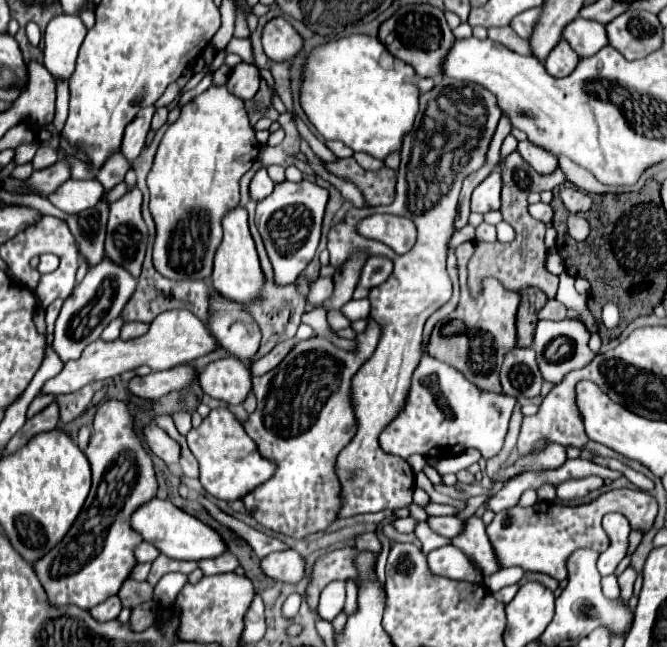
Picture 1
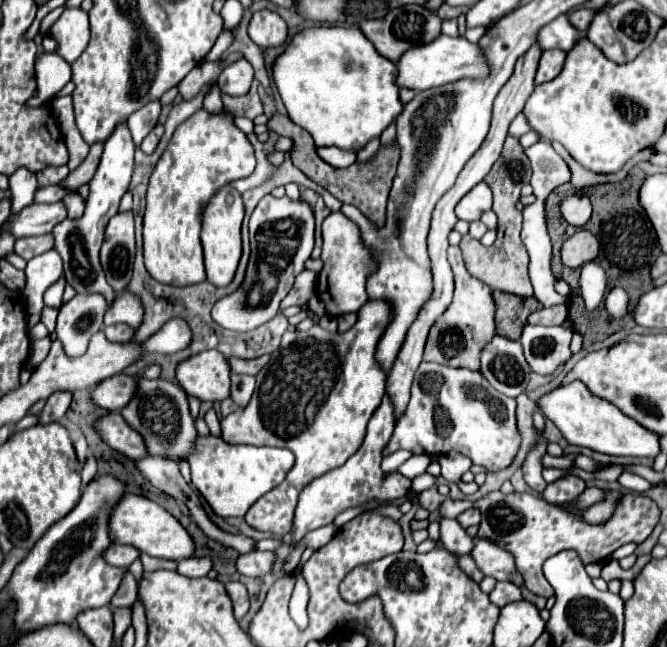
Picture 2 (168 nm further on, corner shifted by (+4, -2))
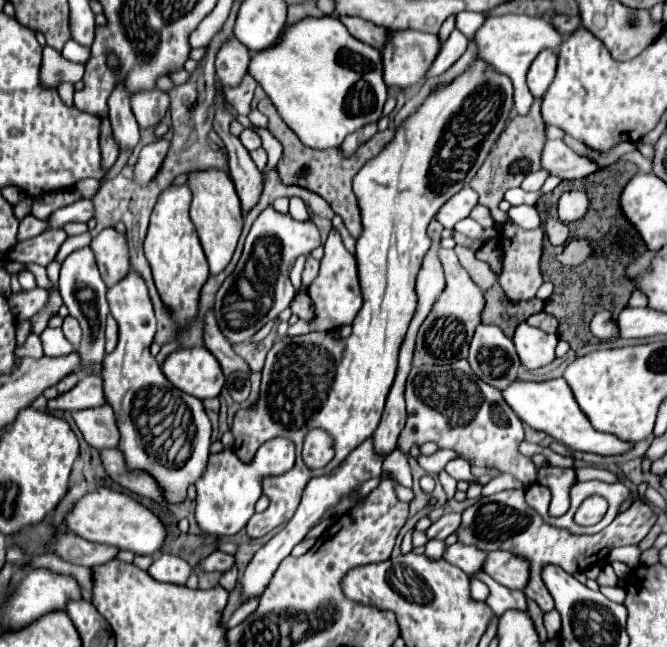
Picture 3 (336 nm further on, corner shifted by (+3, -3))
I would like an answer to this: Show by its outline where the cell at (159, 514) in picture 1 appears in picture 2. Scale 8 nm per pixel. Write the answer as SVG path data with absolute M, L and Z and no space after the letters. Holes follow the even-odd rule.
M125 493L123 499L115 505L113 513L109 515L109 537L113 543L133 545L141 553L147 553L151 557L161 557L161 559L173 559L173 561L189 557L195 551L193 539L169 511L149 501L147 497L133 495L133 493Z

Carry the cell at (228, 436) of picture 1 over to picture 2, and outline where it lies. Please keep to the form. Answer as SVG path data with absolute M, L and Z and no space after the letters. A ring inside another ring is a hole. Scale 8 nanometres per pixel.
M213 435L199 437L197 451L193 453L193 459L189 459L193 477L191 483L211 505L213 513L223 519L243 517L259 497L285 479L293 463L295 455L289 449L269 447L269 451L263 451L261 447L253 445L229 445L221 437Z

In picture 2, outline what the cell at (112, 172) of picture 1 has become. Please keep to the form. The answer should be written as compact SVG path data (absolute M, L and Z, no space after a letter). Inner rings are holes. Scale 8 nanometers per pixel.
M119 123L115 127L115 131L111 133L111 137L105 141L105 151L103 151L99 169L97 169L93 181L89 183L91 195L89 195L89 201L85 207L85 215L77 221L65 219L63 223L59 223L53 229L55 249L63 259L65 281L67 281L67 285L71 285L77 291L77 295L99 293L109 303L113 303L113 299L115 299L115 291L105 281L105 273L103 273L101 263L99 263L99 249L103 243L105 227L107 227L109 219L117 213L119 201L129 187L131 173L133 173L133 153L135 153L135 143L131 139L131 131L129 131L127 123Z

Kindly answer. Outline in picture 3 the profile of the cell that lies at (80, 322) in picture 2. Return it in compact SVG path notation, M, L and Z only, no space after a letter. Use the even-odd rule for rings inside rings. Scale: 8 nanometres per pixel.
M66 316L64 324L62 324L62 332L66 336L66 340L76 348L82 340L82 330L78 326L78 320L74 320L74 316Z

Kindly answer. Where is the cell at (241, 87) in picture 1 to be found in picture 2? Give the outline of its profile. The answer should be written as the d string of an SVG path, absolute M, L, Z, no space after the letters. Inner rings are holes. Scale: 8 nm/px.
M239 59L233 61L231 65L227 65L217 79L217 85L223 93L227 95L245 95L251 87L253 81L253 67L247 59Z

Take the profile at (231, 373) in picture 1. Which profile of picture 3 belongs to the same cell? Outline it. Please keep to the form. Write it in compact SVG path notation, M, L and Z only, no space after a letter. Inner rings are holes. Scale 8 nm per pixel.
M186 348L172 352L162 372L182 392L190 392L200 400L216 398L224 386L224 374L208 348Z

